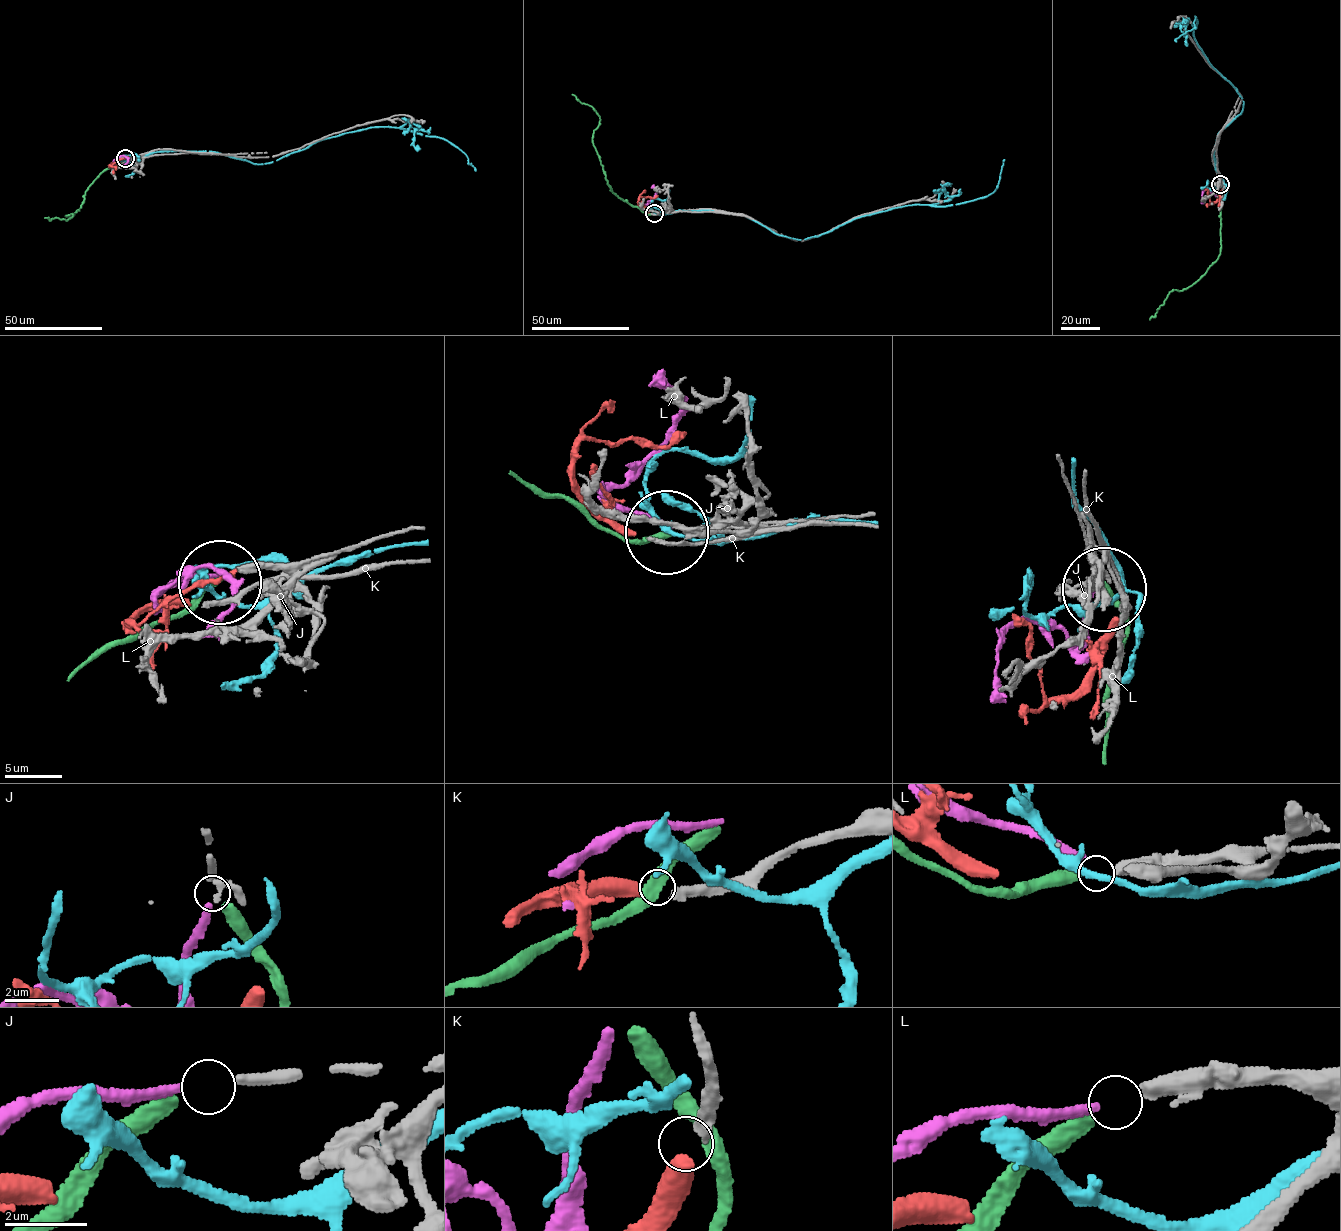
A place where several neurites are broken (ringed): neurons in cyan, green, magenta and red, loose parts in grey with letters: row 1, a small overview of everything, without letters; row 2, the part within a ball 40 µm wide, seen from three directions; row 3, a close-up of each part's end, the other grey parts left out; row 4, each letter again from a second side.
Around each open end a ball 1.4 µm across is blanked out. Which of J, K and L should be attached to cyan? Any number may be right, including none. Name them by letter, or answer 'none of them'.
none of them

